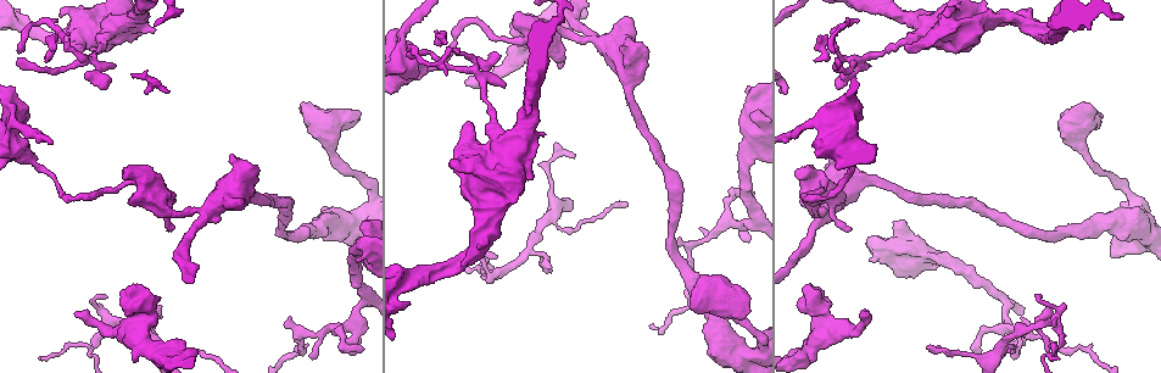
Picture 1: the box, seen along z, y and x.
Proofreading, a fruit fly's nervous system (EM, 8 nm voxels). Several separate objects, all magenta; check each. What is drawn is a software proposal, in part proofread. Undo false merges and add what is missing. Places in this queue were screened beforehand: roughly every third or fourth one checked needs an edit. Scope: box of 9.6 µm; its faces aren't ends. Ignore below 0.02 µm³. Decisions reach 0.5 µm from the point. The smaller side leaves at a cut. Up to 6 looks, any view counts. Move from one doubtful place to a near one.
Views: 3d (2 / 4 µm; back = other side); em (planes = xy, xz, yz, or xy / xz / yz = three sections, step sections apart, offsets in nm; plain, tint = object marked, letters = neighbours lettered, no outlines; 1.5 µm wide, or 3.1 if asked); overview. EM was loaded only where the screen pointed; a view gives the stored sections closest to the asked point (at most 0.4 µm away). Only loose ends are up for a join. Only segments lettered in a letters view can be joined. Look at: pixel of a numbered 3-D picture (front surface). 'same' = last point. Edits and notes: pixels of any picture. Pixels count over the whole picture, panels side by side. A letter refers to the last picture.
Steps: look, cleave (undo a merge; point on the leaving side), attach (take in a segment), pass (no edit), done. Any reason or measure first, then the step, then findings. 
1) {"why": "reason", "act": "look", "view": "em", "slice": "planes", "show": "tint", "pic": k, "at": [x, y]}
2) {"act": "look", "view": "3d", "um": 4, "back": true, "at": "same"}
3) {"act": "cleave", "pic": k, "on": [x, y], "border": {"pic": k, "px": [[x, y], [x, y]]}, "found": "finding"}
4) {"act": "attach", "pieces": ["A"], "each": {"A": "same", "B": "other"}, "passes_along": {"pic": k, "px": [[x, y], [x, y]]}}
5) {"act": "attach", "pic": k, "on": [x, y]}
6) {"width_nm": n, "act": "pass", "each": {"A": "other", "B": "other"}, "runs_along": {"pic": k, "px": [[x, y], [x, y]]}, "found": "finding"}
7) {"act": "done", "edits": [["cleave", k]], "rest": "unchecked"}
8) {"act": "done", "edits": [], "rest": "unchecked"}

{"why": "an open end", "act": "look", "view": "em", "slice": "xy", "step": 8, "show": "letters", "pic": 1, "at": [76, 311]}

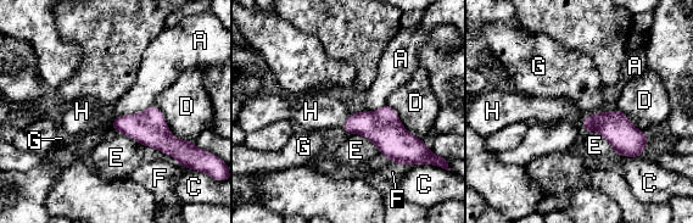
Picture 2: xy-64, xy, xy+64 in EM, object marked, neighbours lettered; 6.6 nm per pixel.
{"why": "cut it another way", "act": "look", "view": "em", "slice": "xz", "step": 8, "show": "letters", "at": "same"}

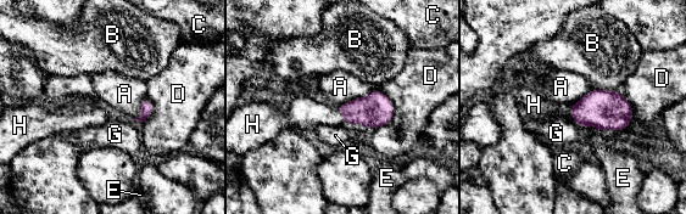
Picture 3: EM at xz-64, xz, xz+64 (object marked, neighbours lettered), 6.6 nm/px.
{"act": "attach", "pieces": ["H"], "each": {"A": "other", "B": "other", "C": "other", "D": "other", "E": "other", "G": "other", "H": "same"}, "passes_along": {"pic": 3, "px": [[375, 110], [342, 114], [305, 113]]}, "found": "the neuron continues"}

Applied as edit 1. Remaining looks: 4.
{"act": "look", "view": "overview"}

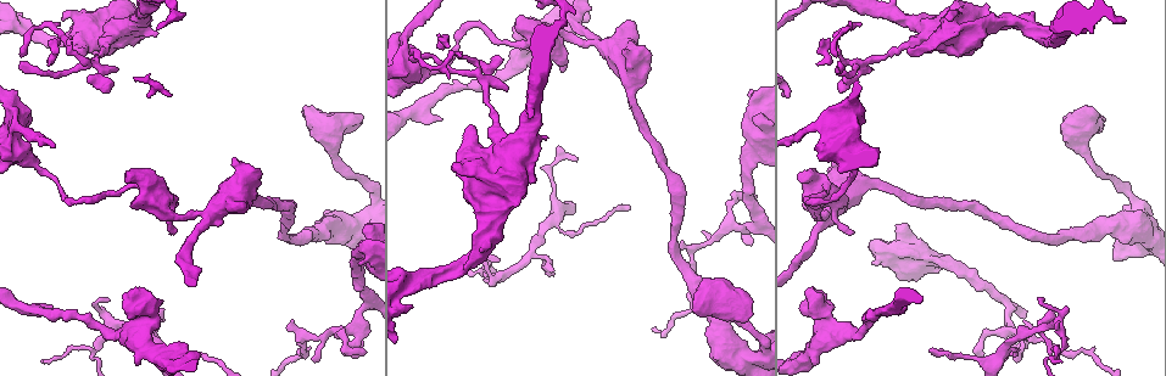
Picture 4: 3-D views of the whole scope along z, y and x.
{"why": "branch stops here", "act": "look", "view": "em", "slice": "xz", "step": 4, "show": "plain", "pic": 4, "at": [362, 354]}

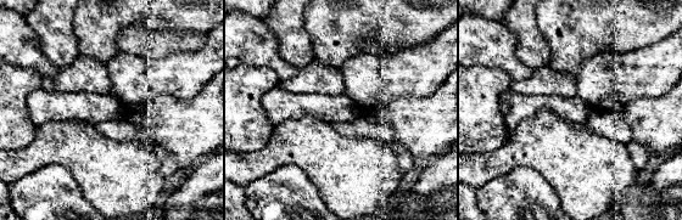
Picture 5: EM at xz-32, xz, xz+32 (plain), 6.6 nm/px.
{"act": "look", "view": "em", "slice": "xz", "step": 4, "show": "tint", "at": "same"}

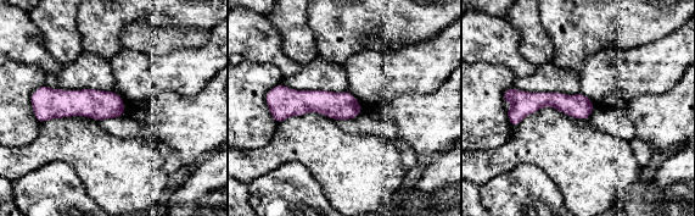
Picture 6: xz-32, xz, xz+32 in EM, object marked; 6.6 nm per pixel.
{"why": "what lies round it", "act": "look", "view": "em", "slice": "xz", "step": 4, "show": "letters", "at": "same"}

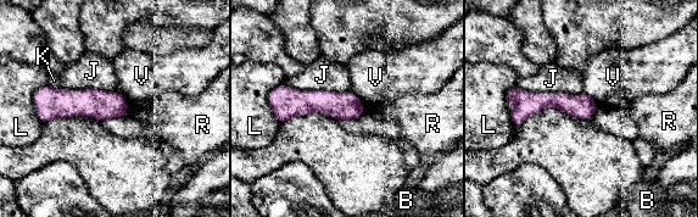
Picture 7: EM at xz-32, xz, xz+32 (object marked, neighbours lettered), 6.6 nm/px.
{"longest_contact_nm": ["J", 460], "act": "pass", "each": {"B": "other", "J": "other", "K": "other", "L": "other", "R": "other", "V": "other"}, "runs_along": {"pic": 7, "px": [[275, 99], [328, 101], [361, 109]]}, "found": "no lettered segment goes on from it"}

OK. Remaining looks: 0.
{"act": "done", "edits": [["attach", 3]], "rest": "unchecked"}

